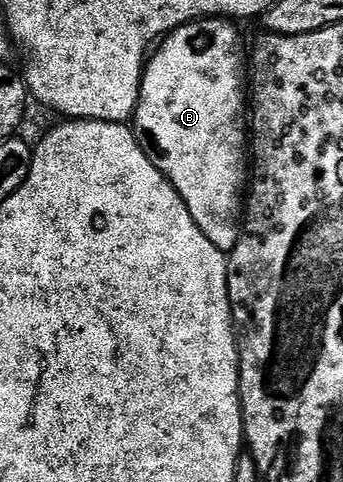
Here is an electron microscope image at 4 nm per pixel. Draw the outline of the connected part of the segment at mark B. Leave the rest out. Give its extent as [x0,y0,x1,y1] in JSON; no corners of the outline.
[131,18,247,252]

